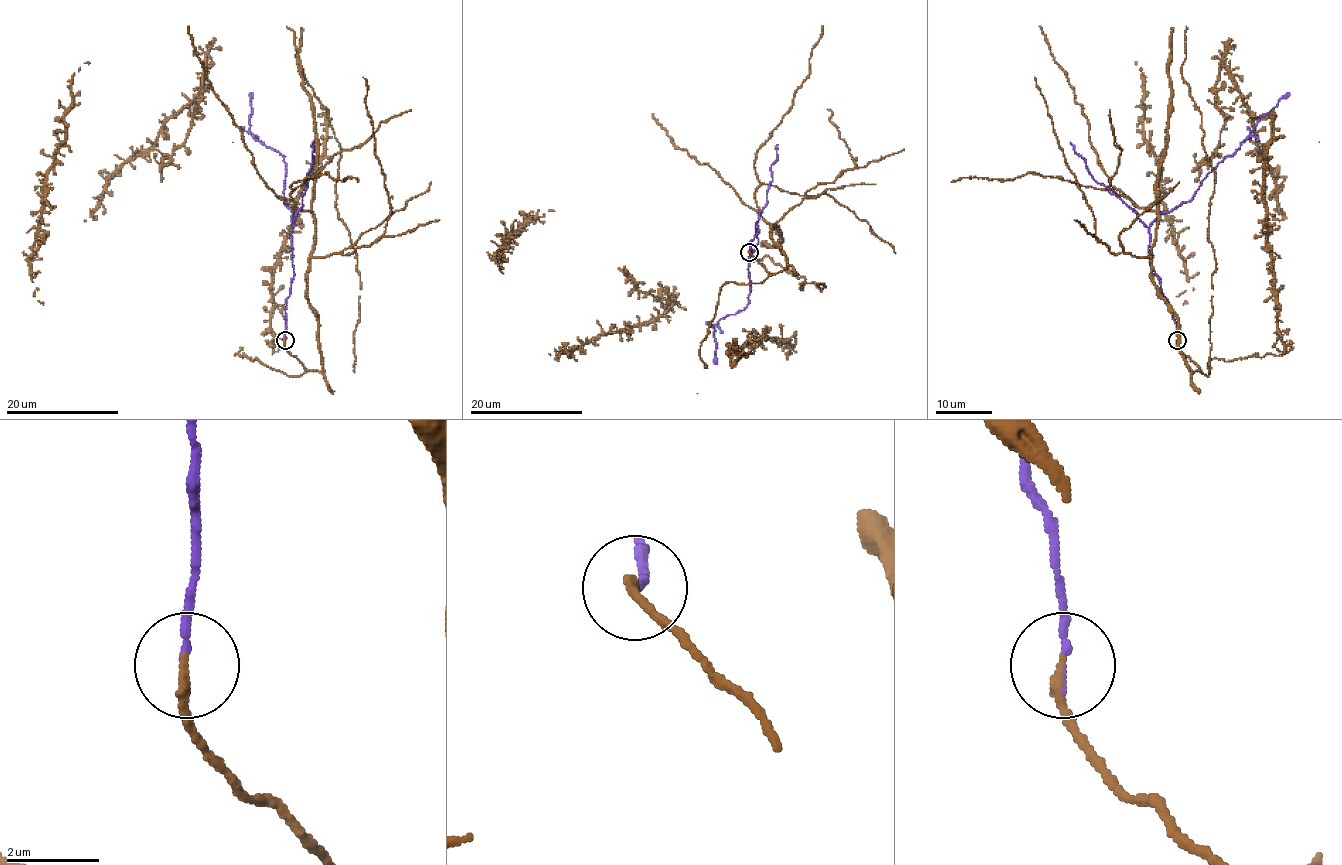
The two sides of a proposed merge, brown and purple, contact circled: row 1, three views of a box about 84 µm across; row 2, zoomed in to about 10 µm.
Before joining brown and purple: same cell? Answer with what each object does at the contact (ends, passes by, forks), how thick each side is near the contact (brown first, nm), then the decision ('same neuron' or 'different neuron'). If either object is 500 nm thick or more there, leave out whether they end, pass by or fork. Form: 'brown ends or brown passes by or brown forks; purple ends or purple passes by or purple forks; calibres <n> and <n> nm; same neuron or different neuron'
brown ends; purple ends; calibres 220 and 150 nm; same neuron

